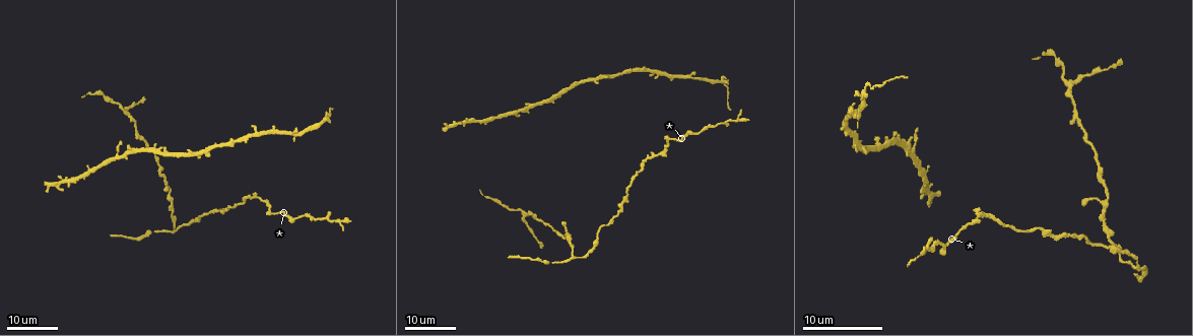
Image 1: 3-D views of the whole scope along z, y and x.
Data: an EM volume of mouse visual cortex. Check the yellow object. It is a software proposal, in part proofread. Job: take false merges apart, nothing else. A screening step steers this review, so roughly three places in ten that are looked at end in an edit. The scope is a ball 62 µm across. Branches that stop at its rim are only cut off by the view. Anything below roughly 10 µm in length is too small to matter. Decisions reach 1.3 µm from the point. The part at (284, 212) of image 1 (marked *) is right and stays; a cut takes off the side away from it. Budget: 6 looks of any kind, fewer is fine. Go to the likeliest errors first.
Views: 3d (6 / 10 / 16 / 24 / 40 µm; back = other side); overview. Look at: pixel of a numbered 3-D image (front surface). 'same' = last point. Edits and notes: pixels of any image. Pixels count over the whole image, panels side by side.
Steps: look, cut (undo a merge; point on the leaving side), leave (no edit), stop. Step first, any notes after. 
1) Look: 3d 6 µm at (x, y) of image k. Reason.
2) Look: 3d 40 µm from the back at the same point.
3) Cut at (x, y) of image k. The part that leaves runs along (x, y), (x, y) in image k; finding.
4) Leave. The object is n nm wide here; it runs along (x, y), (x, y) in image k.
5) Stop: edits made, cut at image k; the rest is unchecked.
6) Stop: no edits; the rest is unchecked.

Look: 3d 24 µm at (1073, 82) of image 1. Looks like a crossing.

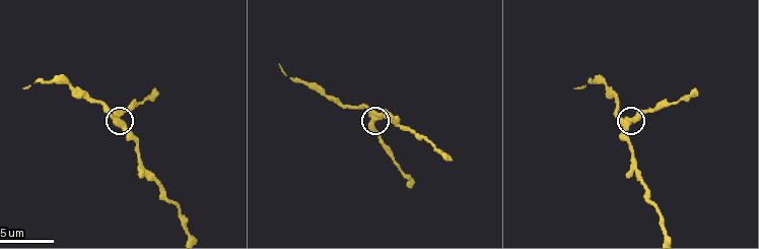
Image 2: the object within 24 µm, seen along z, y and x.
Look: 3d 6 µm at (633, 119) of image 2.

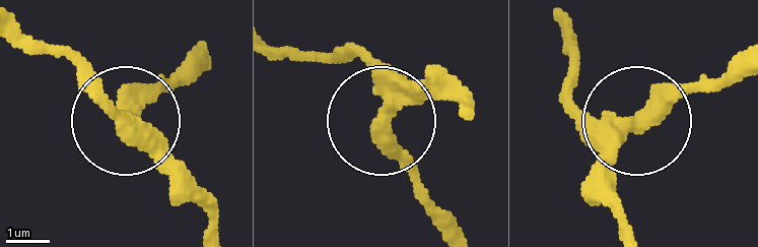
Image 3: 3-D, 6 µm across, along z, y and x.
Leave. The object is 380 nm wide here; it runs along (628, 230), (620, 142), (734, 58) in image 3; all the same neuron.

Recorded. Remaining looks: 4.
Look: 3d 24 µm at (295, 134) of image 1. Four arms meet.

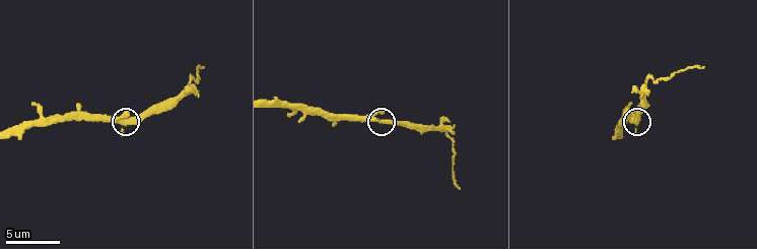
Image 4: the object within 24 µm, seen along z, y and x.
Look: 3d 10 µm at (126, 120) of image 4. Closer look.

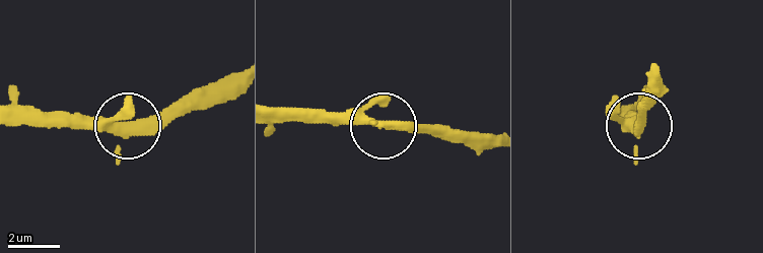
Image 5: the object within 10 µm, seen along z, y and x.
Leave. Continuous, no second neuron.

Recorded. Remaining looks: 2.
Look: 3d 24 µm at (174, 232) of image 1. Branch point.

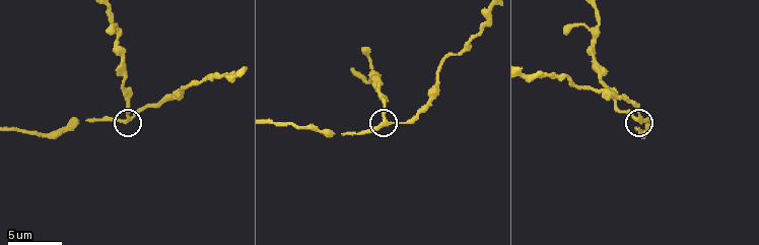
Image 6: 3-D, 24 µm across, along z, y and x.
Look: 3d 10 µm at (639, 121) of image 6.

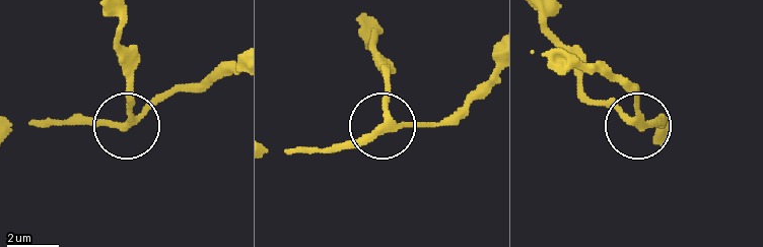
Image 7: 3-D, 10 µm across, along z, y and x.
Leave. It runs along (488, 73), (436, 124), (384, 126), (327, 150) in image 7; one neuron here.

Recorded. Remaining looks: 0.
Stop: no edits; the rest is unchecked.

